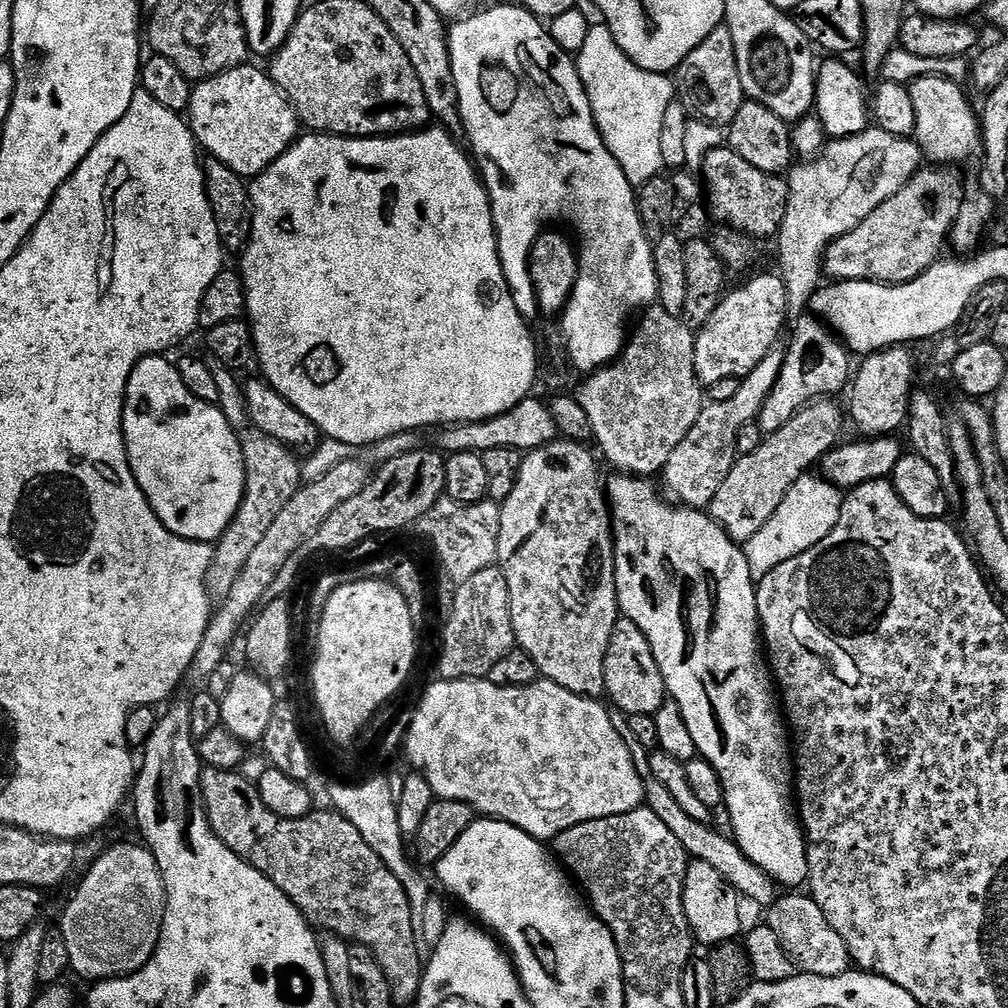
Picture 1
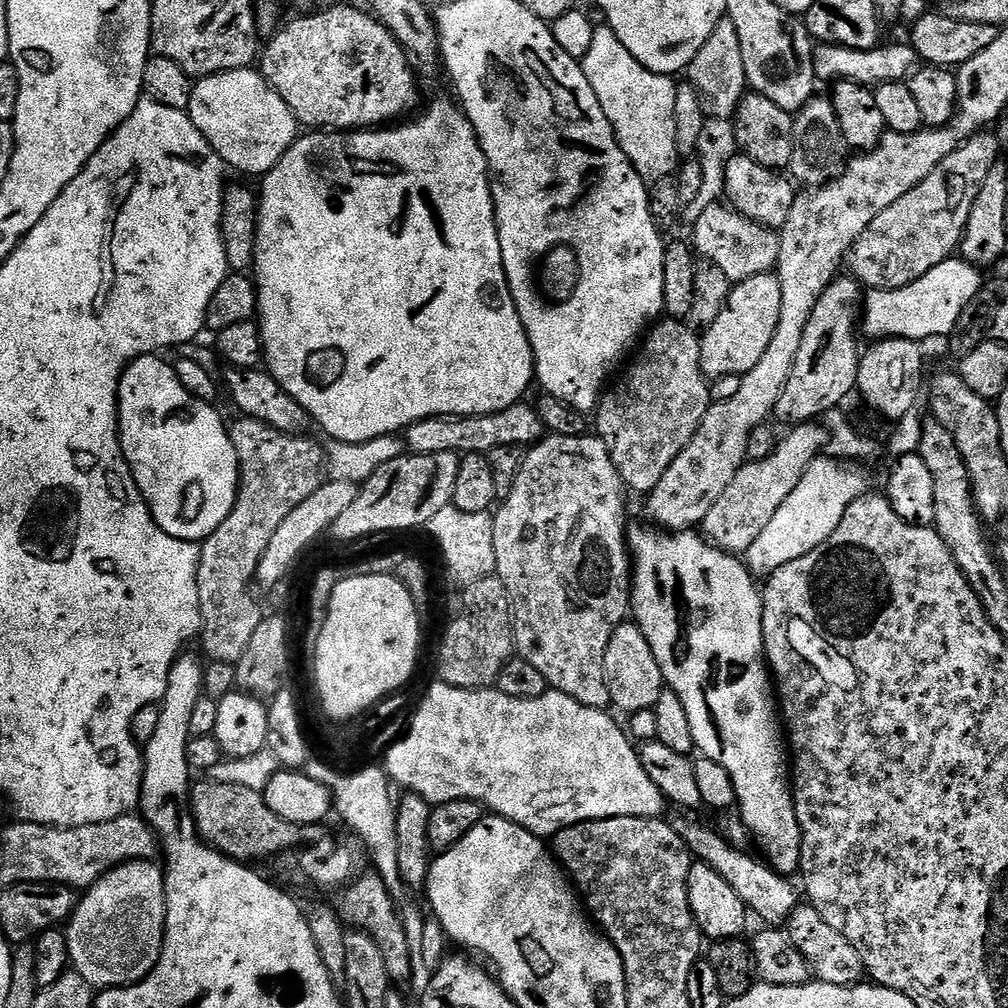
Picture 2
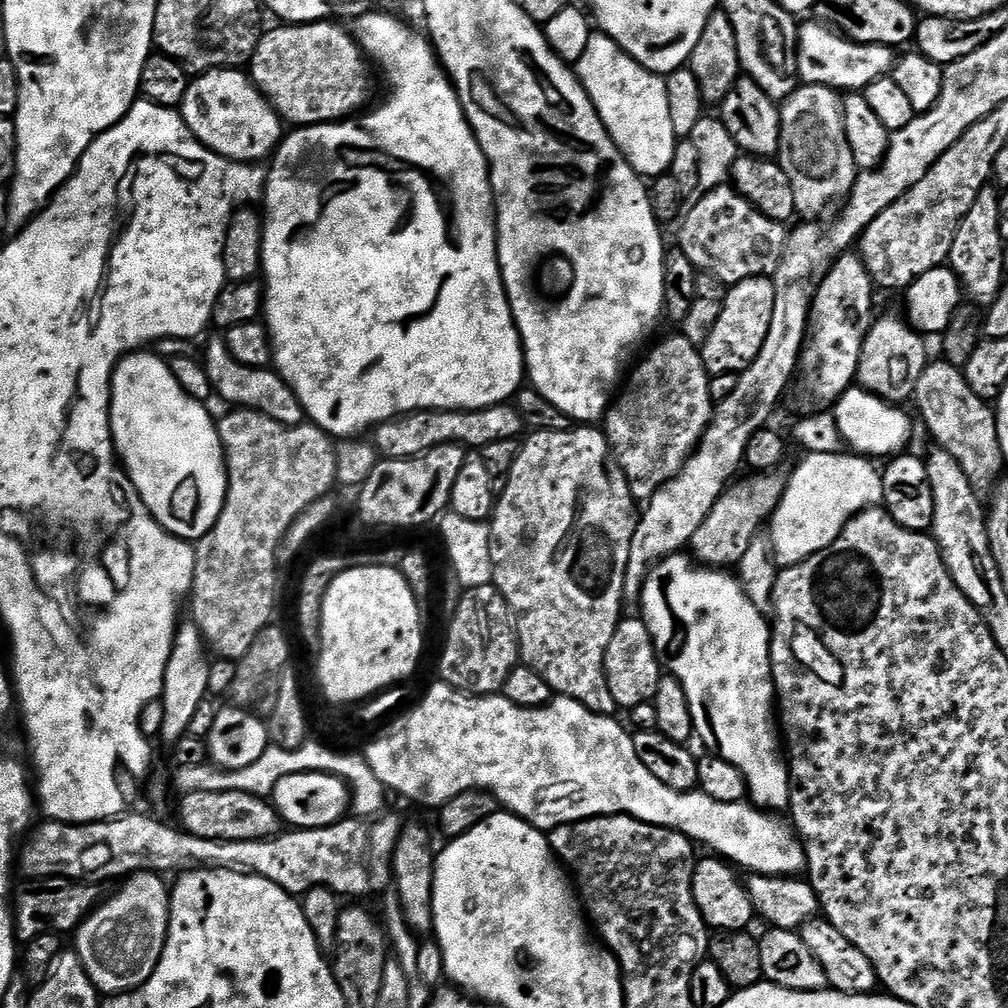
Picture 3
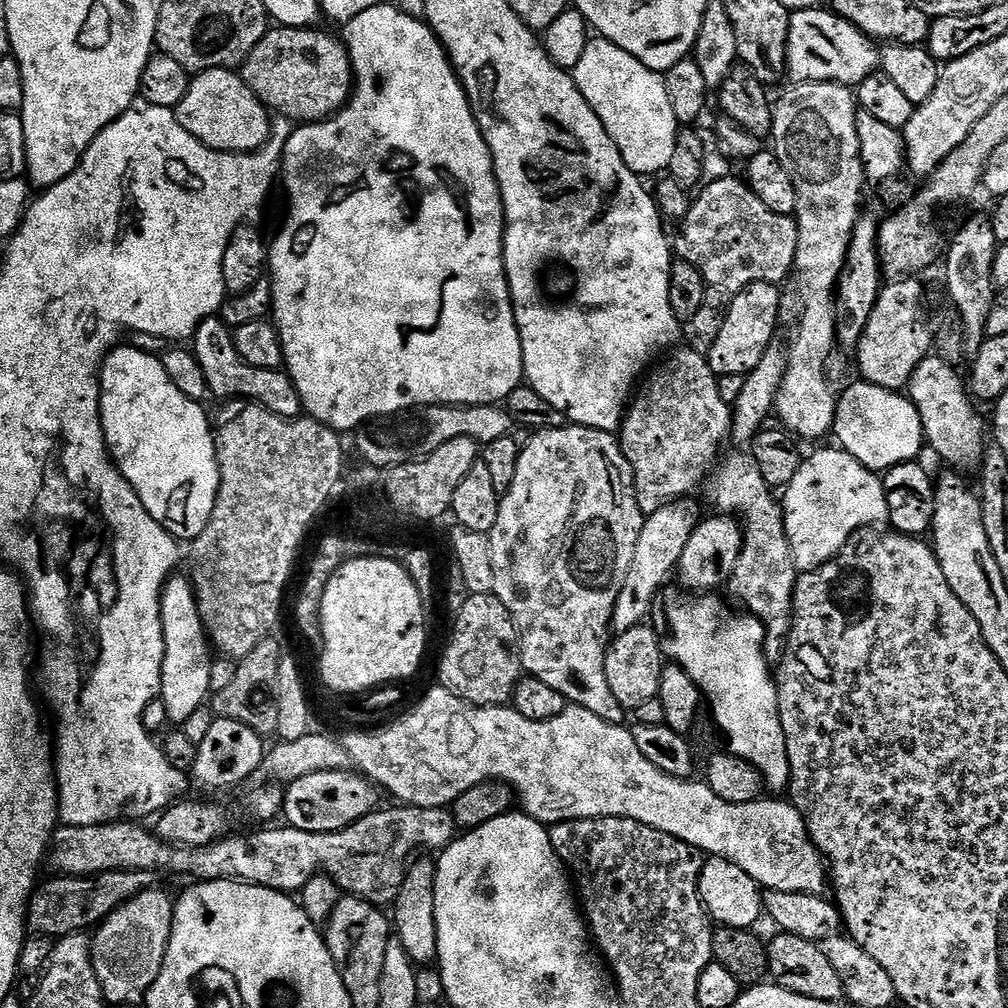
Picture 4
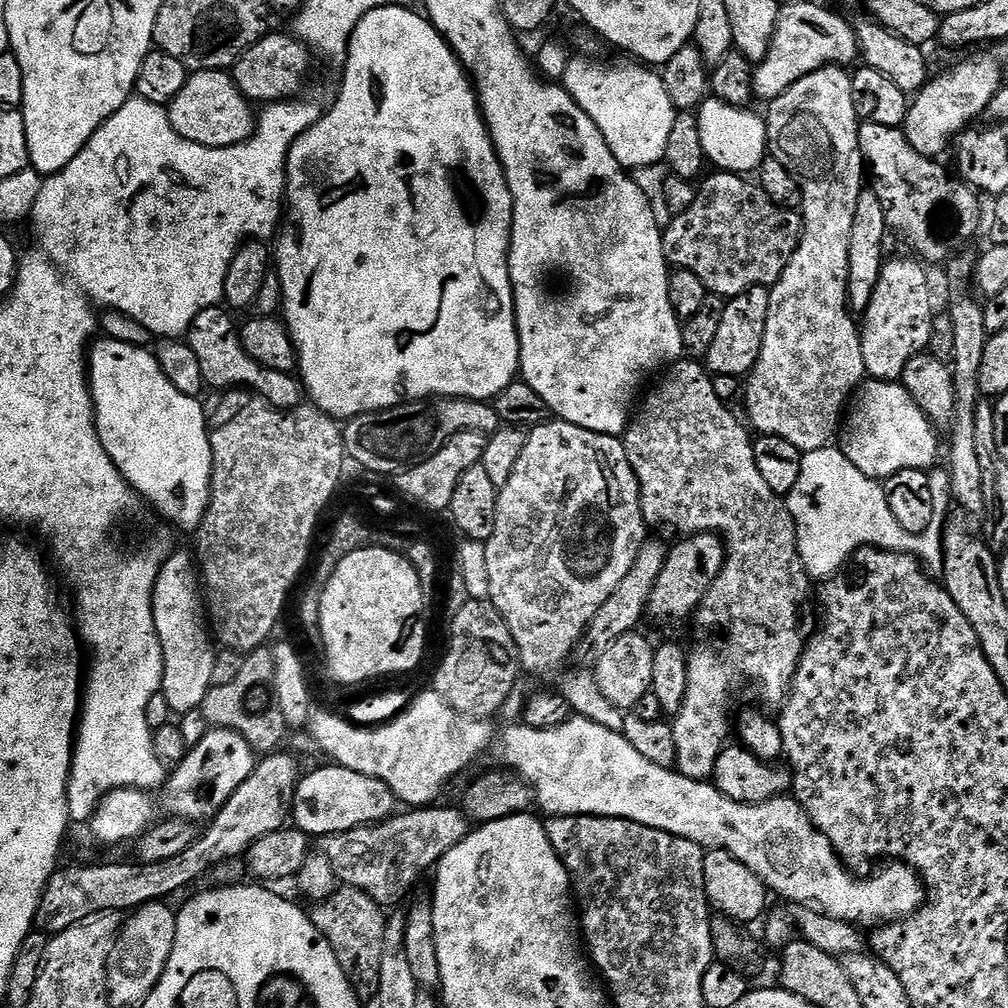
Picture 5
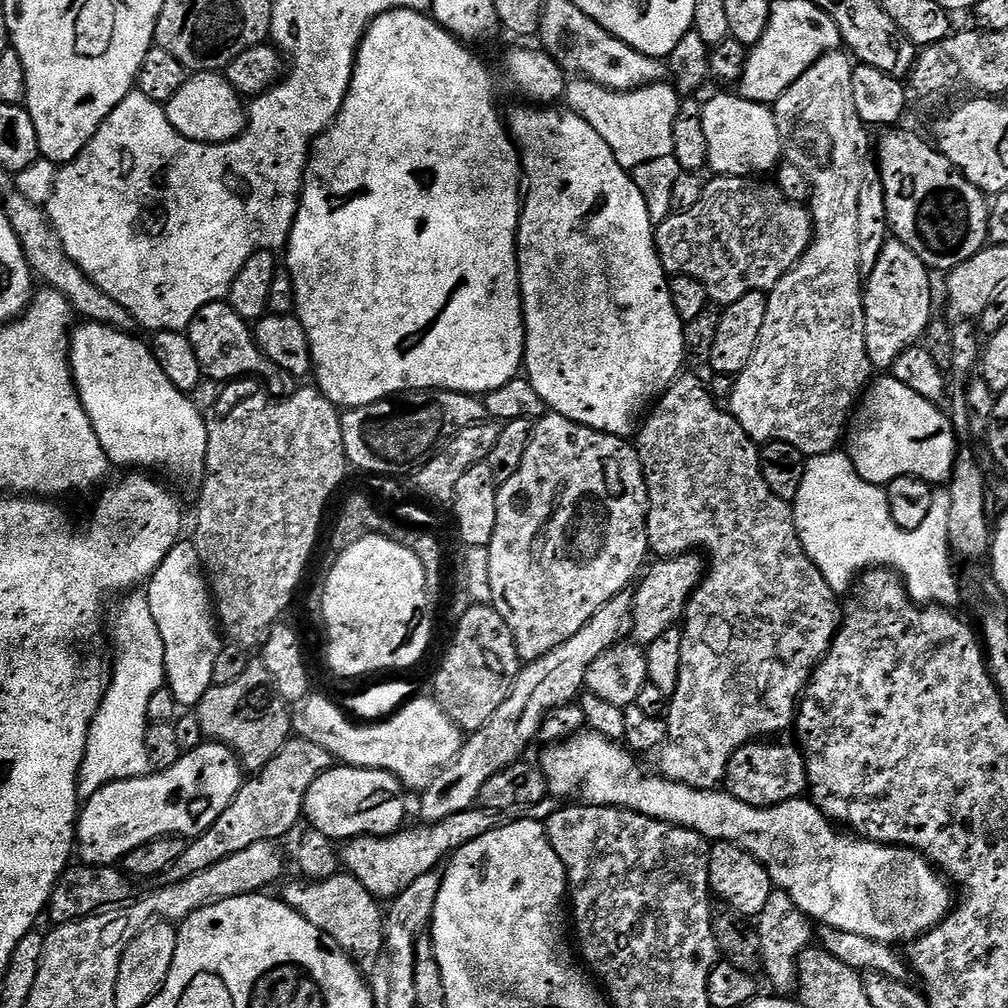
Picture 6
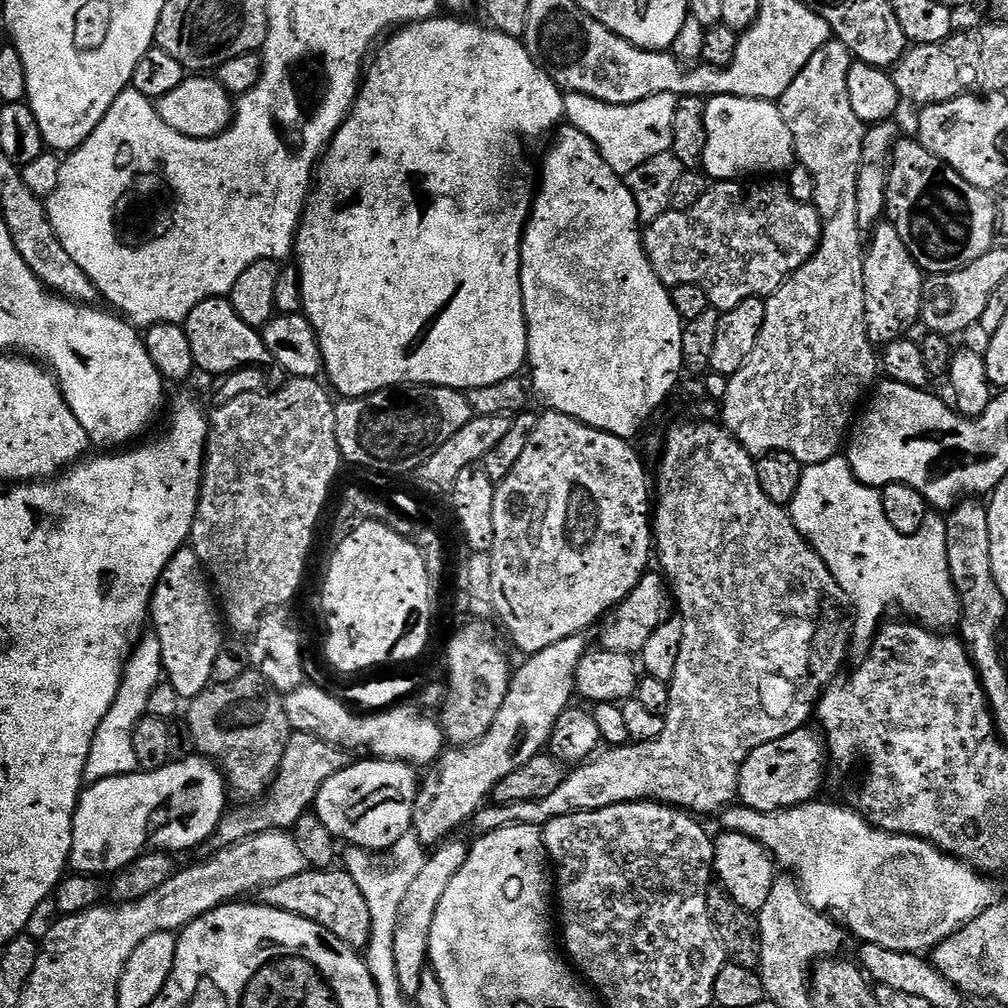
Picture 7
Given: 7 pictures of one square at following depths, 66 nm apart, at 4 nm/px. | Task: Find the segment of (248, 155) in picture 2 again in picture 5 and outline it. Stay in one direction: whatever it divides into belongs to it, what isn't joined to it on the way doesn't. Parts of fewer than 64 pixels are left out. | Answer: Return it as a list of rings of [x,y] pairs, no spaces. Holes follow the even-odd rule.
[[[224,70],[191,73],[178,98],[167,105],[170,122],[174,130],[182,134],[182,138],[211,148],[225,148],[247,142],[258,127],[258,116],[255,111],[252,113],[252,108],[253,101],[245,98],[231,75]]]

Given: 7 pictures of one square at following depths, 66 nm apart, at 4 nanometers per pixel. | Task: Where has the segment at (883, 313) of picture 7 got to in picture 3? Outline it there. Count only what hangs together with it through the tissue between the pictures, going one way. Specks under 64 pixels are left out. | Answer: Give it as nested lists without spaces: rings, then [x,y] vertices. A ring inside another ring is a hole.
[[[884,316],[875,321],[872,329],[868,332],[868,337],[864,340],[862,346],[862,358],[858,362],[858,370],[856,371],[856,384],[865,392],[872,392],[878,398],[887,400],[889,404],[904,406],[915,397],[916,387],[918,386],[918,378],[922,374],[922,370],[930,362],[928,356],[928,348],[924,345],[925,337],[921,335],[917,329],[908,323],[907,319],[896,316]]]

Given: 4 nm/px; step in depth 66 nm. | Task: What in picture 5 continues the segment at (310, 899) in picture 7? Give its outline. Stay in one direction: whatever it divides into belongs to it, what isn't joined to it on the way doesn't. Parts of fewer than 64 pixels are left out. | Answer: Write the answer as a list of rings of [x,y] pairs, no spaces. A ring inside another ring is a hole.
[[[340,886],[321,904],[315,905],[310,915],[314,926],[326,938],[326,942],[330,942],[338,958],[338,966],[342,966],[342,974],[346,974],[357,998],[361,1002],[375,1001],[378,994],[378,982],[382,978],[382,942],[386,942],[386,926],[388,925],[385,909],[374,903],[366,894],[362,894],[362,890]]]

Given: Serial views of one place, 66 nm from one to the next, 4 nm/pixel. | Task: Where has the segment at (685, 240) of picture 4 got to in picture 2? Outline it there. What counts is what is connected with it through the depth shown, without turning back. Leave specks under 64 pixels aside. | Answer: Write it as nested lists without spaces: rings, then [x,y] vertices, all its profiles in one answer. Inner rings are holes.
[[[724,202],[712,204],[703,210],[691,225],[690,243],[701,261],[718,266],[722,274],[733,282],[754,278],[763,272],[772,272],[778,262],[780,237],[773,229],[756,224]]]

